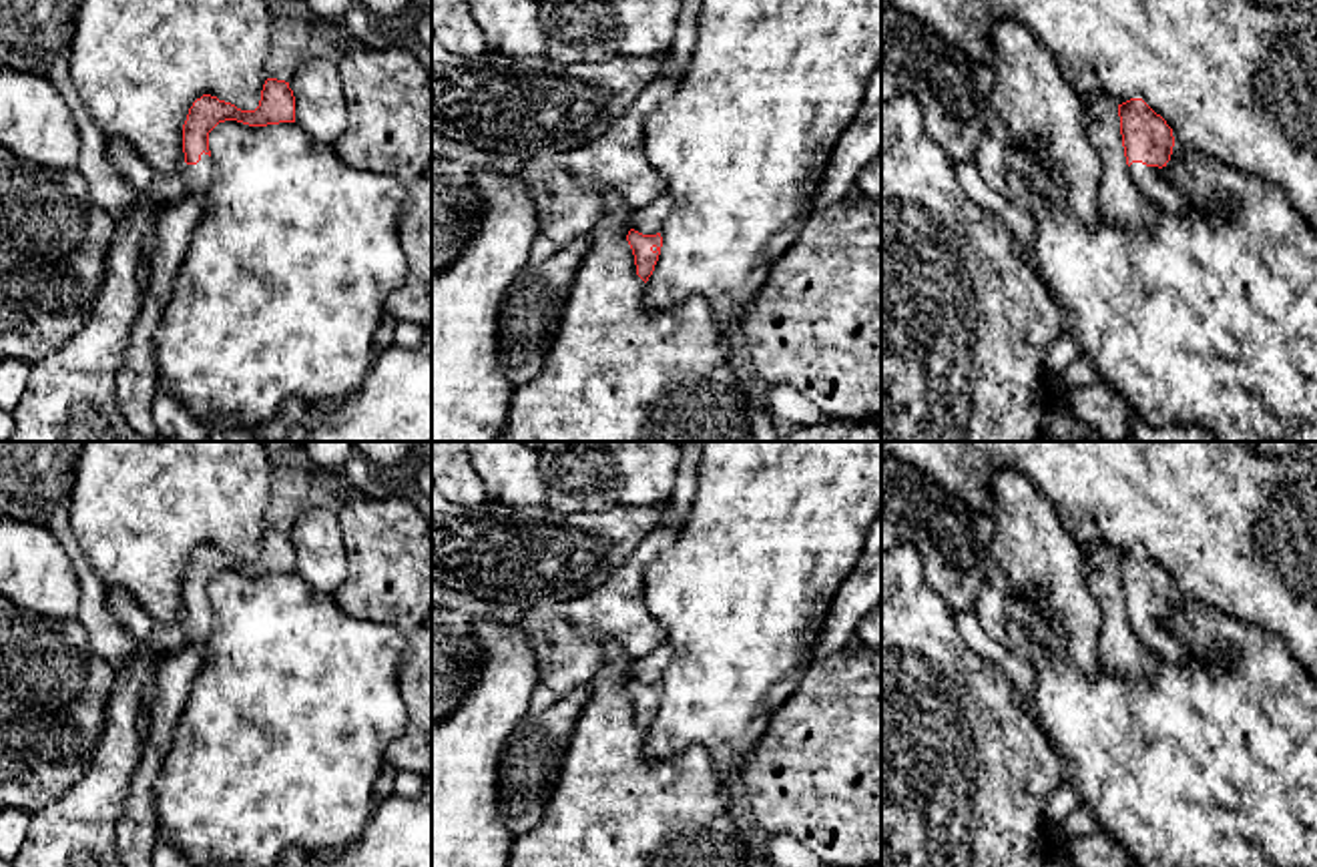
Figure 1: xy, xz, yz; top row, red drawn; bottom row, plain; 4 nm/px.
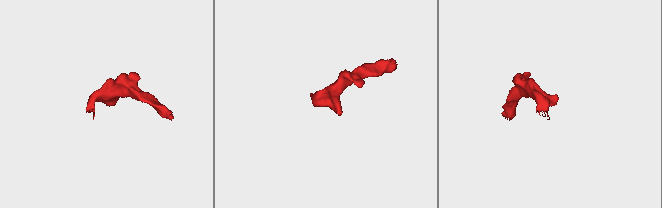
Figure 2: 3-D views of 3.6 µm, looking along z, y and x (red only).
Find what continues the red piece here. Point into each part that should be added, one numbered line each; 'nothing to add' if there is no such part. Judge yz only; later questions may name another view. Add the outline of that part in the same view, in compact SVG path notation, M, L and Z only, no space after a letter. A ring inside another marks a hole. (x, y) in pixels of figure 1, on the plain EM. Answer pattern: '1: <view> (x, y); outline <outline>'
1: yz (1149, 631); outline M1132 612L1128 616L1128 624L1138 642L1146 646L1158 662L1166 666L1180 666L1187 660L1189 650L1162 626L1158 616Z

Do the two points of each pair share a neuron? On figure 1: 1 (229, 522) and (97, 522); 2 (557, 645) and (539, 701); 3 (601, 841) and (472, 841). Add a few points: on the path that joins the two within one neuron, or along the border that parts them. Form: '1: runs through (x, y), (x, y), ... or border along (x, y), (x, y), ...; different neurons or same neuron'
1: runs through (197, 522), (129, 522); same neuron
2: border along (541, 681), (559, 697); different neurons
3: border along (514, 837), (510, 845); different neurons

